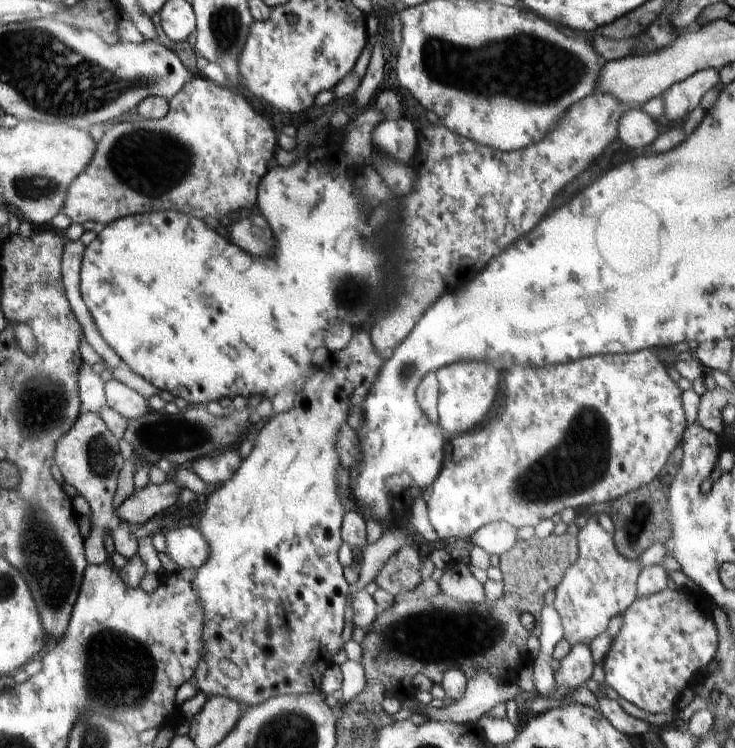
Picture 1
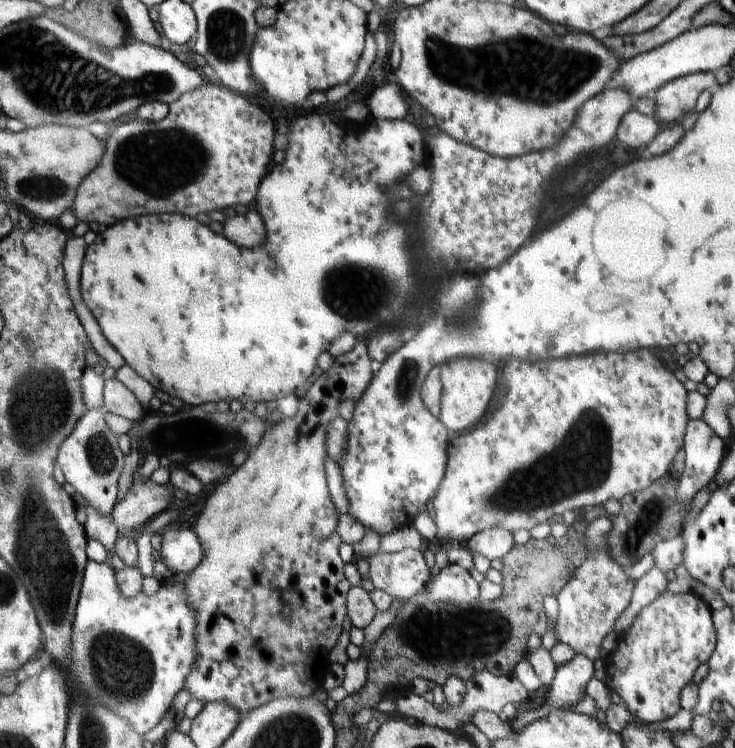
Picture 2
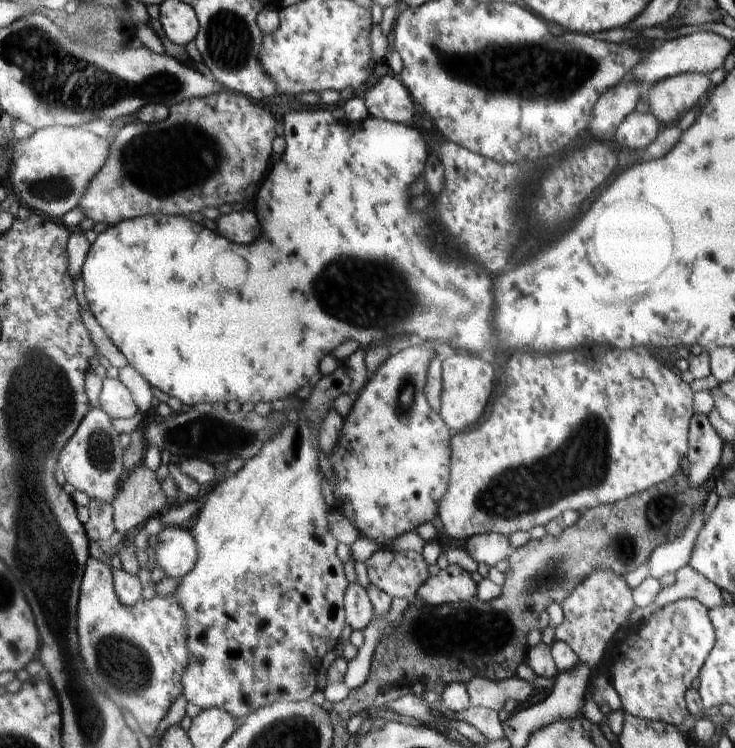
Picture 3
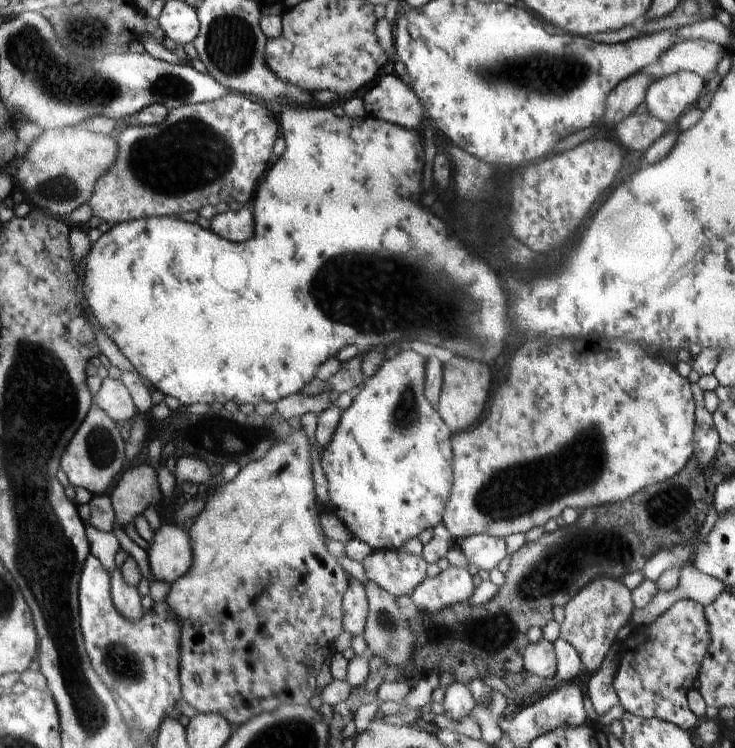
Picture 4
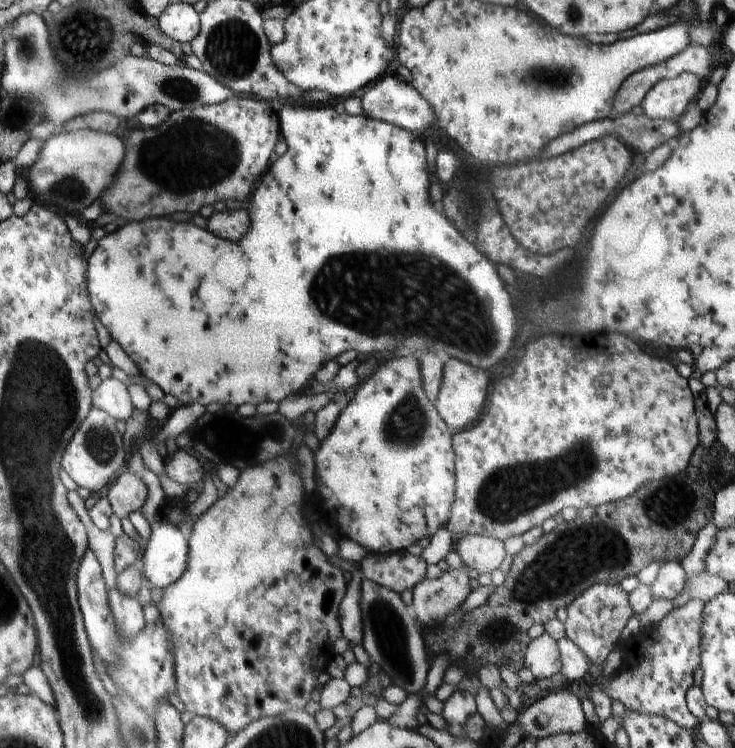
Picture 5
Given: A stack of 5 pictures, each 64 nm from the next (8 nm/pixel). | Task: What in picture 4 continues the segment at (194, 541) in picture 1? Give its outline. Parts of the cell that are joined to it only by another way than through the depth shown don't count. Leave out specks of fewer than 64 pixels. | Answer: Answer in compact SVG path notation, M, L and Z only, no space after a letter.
M165 522L155 531L150 546L150 566L156 581L174 584L193 566L193 544L182 524Z

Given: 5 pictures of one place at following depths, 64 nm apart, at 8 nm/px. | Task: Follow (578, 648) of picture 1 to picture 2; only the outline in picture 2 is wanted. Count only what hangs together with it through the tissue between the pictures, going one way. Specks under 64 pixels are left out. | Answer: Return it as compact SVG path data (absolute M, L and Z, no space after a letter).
M575 654L566 666L556 669L555 677L549 685L548 700L535 710L521 712L510 720L513 732L520 732L530 722L546 718L554 710L570 710L584 698L586 682L595 674L596 669L592 660L584 654Z

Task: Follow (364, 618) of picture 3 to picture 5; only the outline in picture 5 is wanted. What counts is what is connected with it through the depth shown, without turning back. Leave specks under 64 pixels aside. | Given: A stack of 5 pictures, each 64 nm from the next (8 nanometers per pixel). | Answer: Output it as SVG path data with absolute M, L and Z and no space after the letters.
M359 563L355 564L356 570L351 574L350 584L346 590L346 596L342 600L340 608L341 629L345 633L344 640L348 645L362 645L363 622L362 610L360 610L360 584L363 580L360 573L362 568Z

